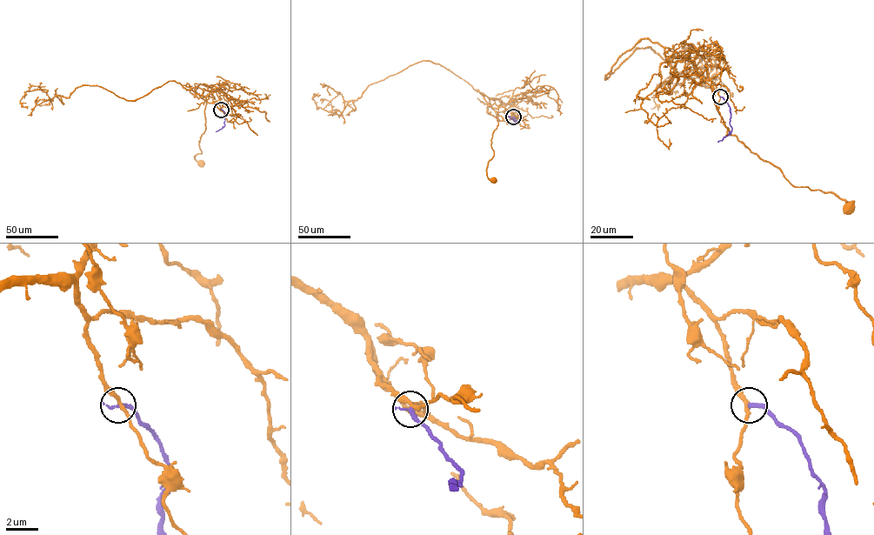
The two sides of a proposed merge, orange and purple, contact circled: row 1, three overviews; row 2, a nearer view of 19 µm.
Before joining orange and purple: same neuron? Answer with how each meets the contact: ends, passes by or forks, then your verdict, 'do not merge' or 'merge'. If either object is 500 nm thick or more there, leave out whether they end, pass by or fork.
orange passes by; purple ends; merge

